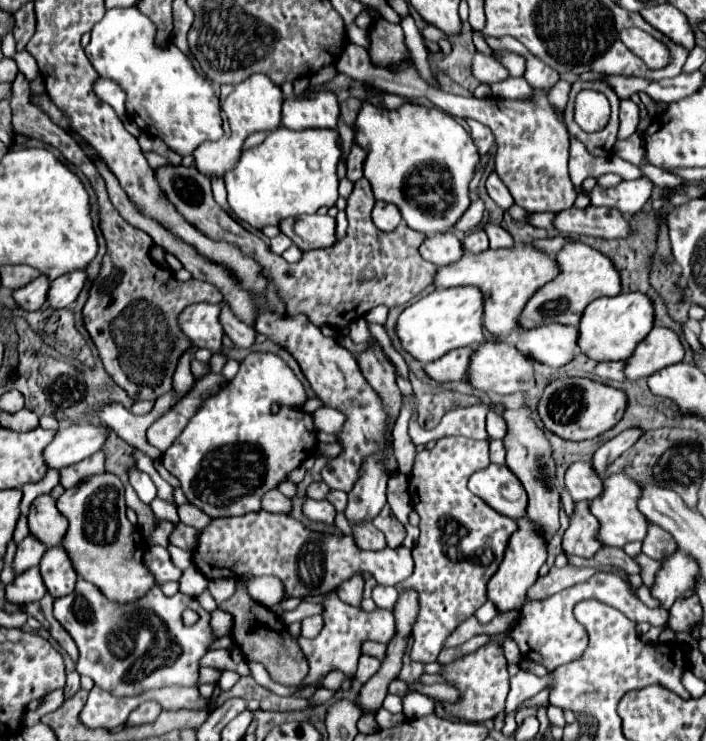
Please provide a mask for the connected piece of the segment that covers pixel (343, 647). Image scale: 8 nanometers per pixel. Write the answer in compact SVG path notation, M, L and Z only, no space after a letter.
M325 592L321 596L307 596L303 600L317 600L323 604L325 626L323 626L321 634L313 640L303 638L303 636L299 638L299 646L301 646L301 650L305 650L305 656L311 666L305 682L299 688L303 688L305 684L311 684L315 680L321 680L331 670L341 670L343 674L355 674L363 640L375 640L375 642L391 640L391 612L389 610L379 608L375 612L363 612L359 608L353 608L353 606L341 602L337 592Z

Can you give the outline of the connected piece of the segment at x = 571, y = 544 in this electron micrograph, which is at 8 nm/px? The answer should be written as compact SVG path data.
M575 502L573 514L569 516L569 528L563 534L563 550L567 554L589 559L603 548L603 544L595 540L599 520L589 512L589 502Z

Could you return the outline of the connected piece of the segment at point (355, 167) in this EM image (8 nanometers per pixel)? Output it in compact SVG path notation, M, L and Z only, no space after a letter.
M353 146L347 156L347 178L351 182L357 182L363 176L363 160L365 160L365 152L359 146Z

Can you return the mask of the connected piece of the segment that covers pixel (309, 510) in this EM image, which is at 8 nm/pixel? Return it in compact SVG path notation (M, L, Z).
M305 498L303 500L303 514L311 520L311 522L323 522L327 526L331 526L335 522L335 508L327 502L327 500L313 500L313 498Z

